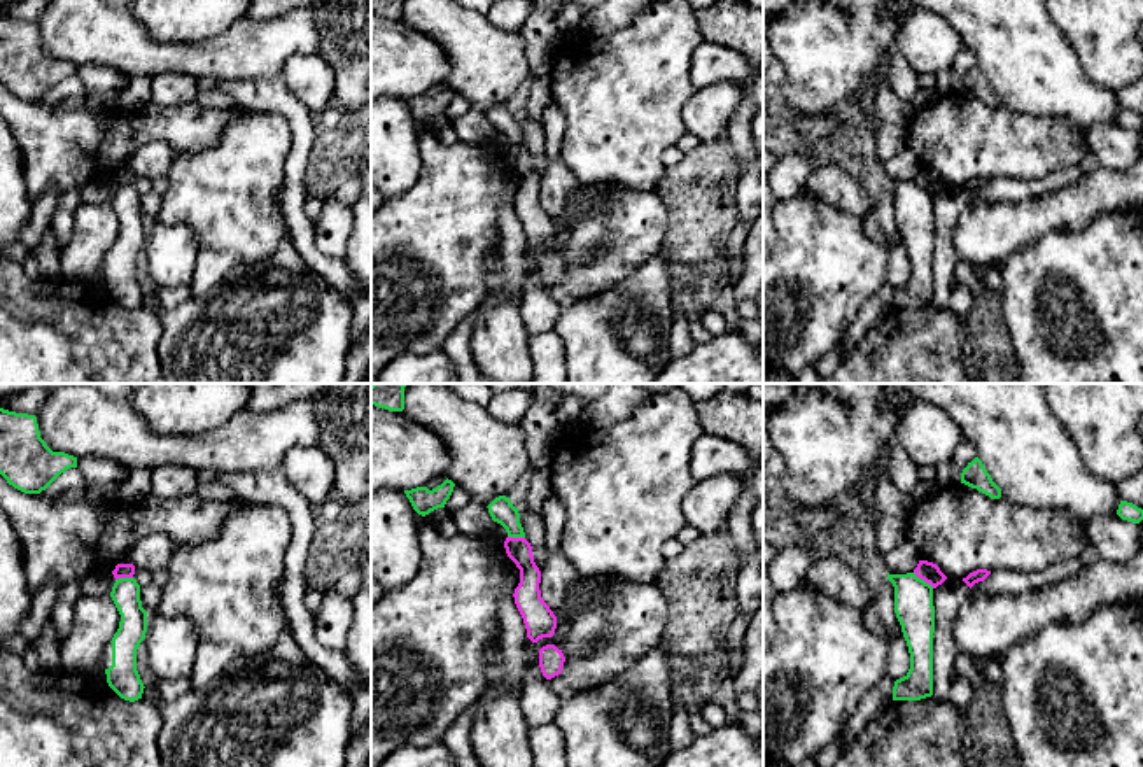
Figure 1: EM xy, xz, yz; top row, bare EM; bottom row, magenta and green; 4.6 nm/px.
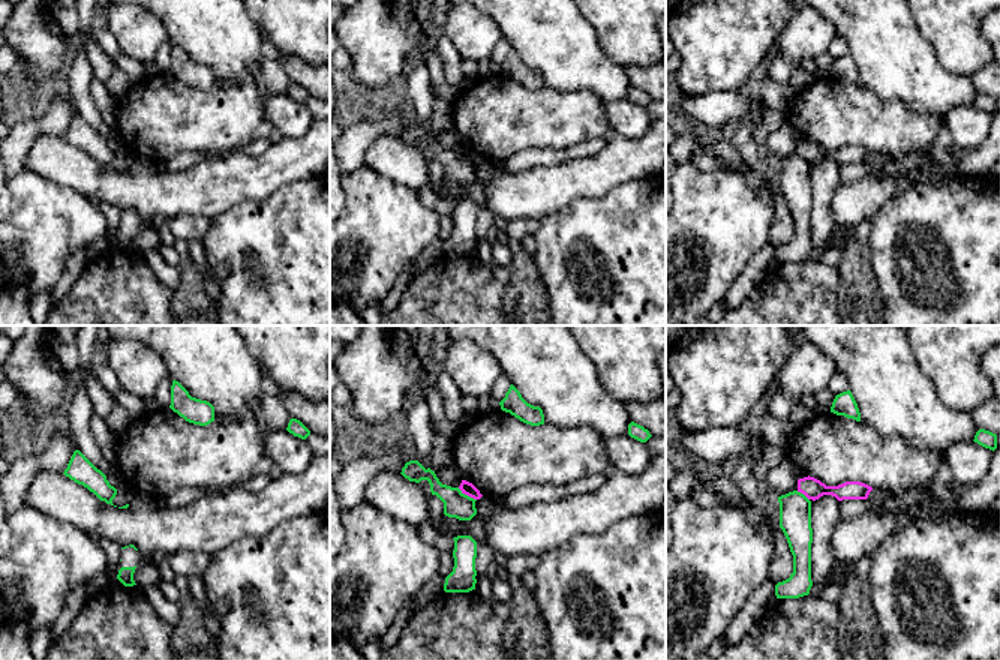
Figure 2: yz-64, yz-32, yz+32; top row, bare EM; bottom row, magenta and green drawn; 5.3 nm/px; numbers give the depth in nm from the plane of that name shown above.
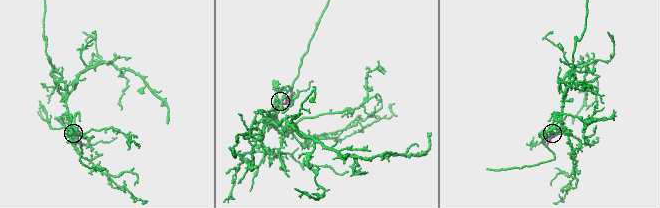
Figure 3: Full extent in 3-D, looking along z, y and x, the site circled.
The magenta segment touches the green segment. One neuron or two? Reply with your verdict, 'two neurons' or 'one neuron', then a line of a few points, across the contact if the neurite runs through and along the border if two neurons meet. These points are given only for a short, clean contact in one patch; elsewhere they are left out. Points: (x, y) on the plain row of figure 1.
two neurons; line yz (914, 179), (933, 195)

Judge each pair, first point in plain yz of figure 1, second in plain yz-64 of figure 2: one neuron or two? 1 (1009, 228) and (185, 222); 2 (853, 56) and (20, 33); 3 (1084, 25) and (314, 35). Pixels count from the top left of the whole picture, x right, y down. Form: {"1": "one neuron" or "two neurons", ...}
{"1": "two neurons", "2": "one neuron", "3": "one neuron"}

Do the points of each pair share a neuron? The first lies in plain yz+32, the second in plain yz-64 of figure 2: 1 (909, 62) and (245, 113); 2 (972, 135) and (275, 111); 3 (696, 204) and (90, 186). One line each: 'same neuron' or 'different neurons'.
1: different neurons
2: same neuron
3: different neurons

